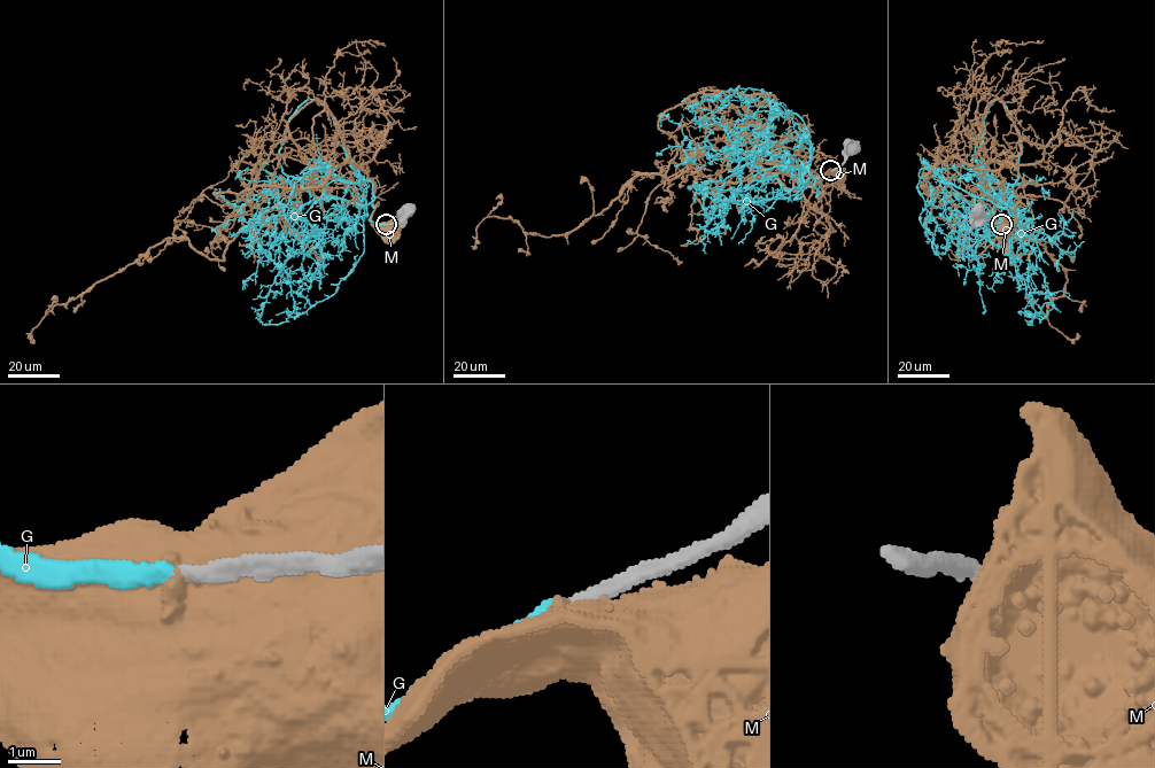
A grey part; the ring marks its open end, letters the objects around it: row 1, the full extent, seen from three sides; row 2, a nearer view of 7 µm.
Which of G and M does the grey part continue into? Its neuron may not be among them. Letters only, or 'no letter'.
G

